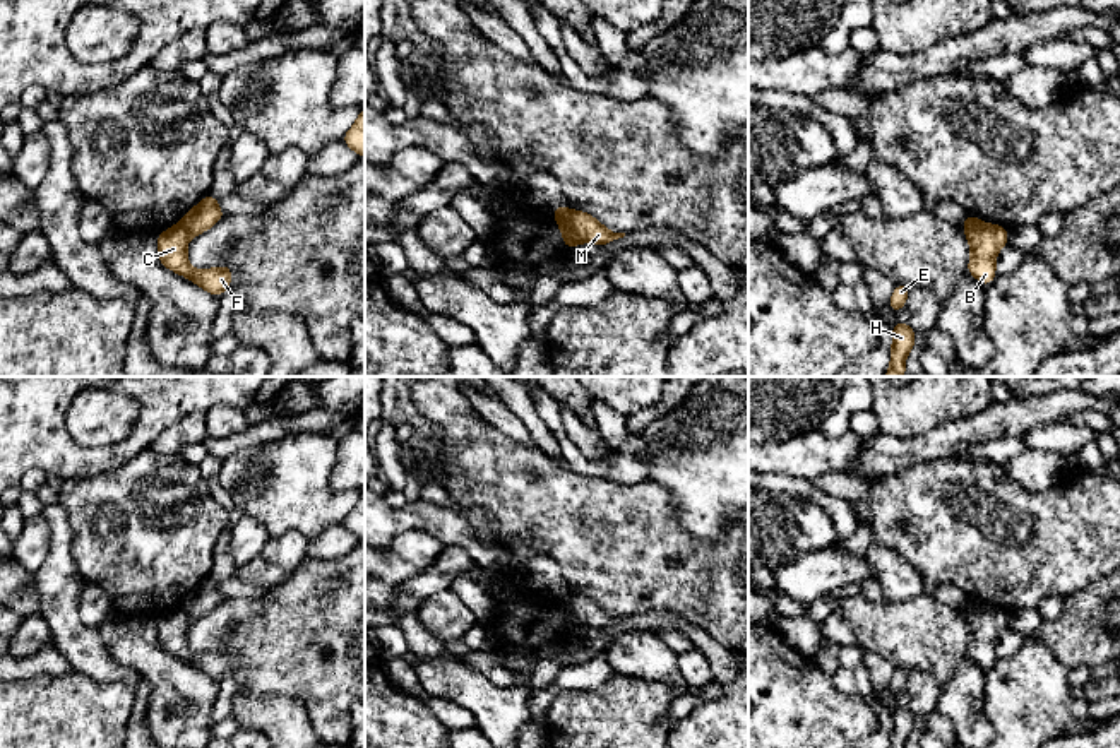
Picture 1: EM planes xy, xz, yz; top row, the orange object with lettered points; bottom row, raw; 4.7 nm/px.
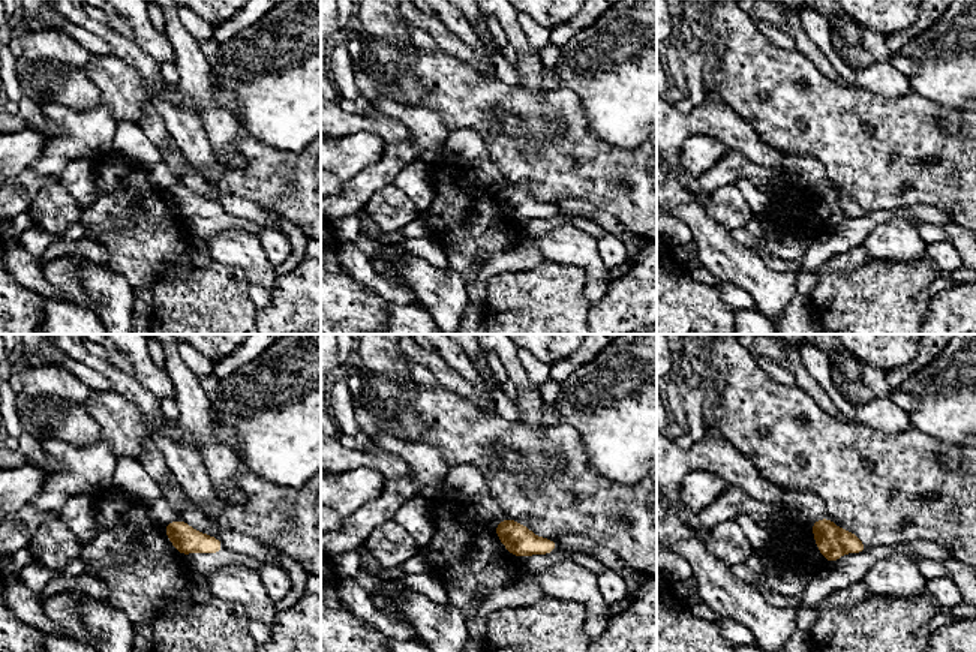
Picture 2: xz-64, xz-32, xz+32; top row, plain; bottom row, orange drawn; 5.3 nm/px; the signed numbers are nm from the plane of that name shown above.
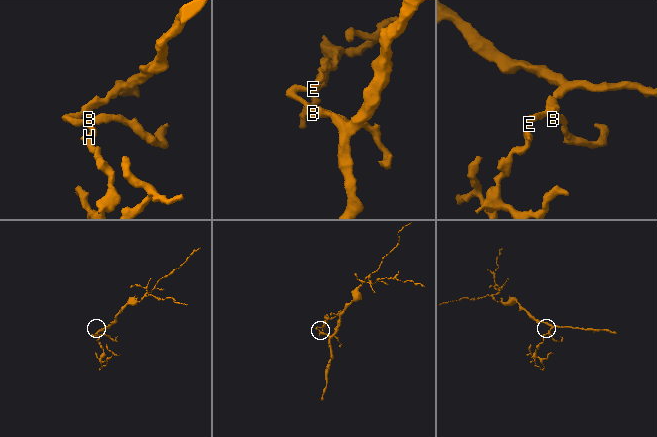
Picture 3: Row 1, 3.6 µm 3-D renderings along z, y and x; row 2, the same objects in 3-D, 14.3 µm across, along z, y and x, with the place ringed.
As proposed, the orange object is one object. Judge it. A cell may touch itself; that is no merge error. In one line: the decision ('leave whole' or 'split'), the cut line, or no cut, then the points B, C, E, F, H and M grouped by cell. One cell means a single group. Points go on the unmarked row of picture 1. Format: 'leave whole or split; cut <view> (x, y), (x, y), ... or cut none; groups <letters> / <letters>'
split; cut xz (569, 594), (569, 611), (577, 625); groups B C E F H / M

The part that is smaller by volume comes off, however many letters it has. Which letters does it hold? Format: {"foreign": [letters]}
{"foreign": ["B", "C", "E", "F", "H"]}

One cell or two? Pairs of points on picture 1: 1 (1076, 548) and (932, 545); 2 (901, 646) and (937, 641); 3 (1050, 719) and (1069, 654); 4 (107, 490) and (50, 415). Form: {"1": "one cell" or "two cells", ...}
{"1": "one cell", "2": "one cell", "3": "two cells", "4": "two cells"}

